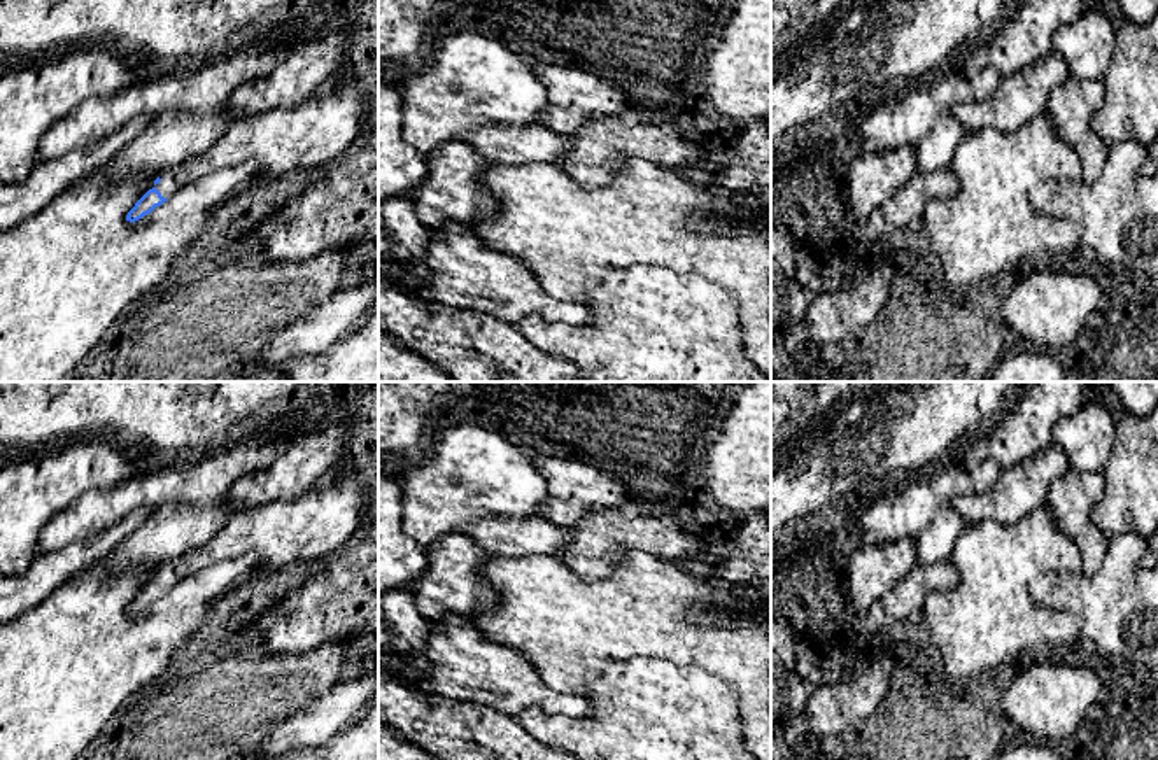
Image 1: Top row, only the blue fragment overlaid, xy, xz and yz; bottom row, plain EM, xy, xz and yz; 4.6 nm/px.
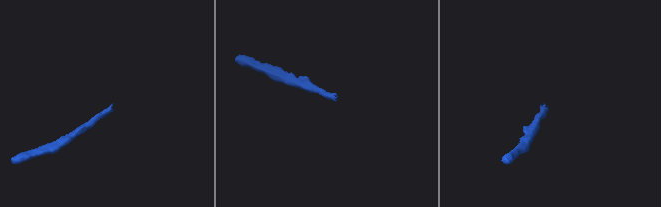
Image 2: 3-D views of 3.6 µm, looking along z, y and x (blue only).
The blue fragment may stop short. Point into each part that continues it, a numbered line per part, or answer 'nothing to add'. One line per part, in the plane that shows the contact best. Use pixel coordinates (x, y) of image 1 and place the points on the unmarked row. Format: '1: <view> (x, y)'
1: xy (317, 524)

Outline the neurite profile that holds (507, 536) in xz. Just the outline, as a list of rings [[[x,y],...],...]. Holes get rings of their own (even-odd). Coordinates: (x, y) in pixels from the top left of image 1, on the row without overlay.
[[[541,515],[478,518],[461,525],[457,532],[499,557],[550,555],[561,559],[568,546],[568,531]]]

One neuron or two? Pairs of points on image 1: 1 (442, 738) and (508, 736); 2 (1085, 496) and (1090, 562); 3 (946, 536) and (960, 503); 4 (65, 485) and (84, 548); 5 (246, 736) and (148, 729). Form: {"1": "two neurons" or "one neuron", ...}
{"1": "one neuron", "2": "one neuron", "3": "two neurons", "4": "two neurons", "5": "one neuron"}

